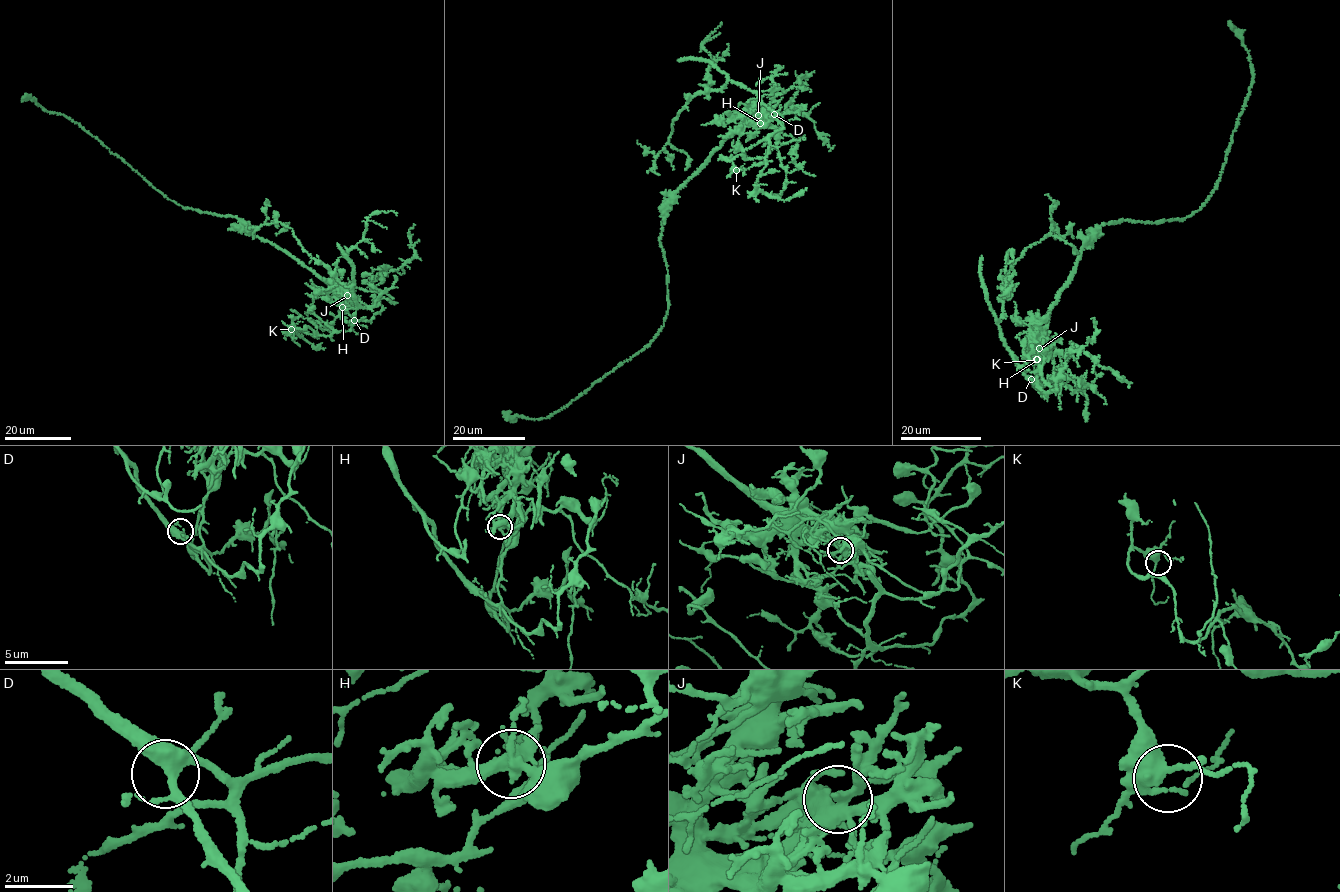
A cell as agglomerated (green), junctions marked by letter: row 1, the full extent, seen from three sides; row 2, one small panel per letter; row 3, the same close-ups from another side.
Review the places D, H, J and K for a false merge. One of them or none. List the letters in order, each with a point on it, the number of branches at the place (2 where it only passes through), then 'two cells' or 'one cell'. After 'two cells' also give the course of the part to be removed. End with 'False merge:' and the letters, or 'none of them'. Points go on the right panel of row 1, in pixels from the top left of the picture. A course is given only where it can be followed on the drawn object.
D: at (1031, 379); 5 branches meet; one cell
H: at (1037, 359); 5 branches meet; two cells; foreign part runs (1037, 359), (1052, 306), (1098, 226), (1191, 216), (1216, 188), (1253, 75), (1229, 22)
J: at (1039, 348); 5 branches meet; one cell
K: at (1036, 359); 4 branches meet; one cell
False merge: H

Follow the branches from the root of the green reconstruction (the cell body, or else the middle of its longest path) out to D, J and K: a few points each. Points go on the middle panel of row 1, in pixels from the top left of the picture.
D: (678, 187), (701, 168), (724, 138), (742, 125), (765, 123), (781, 116), (774, 114)
J: (678, 187), (701, 168), (724, 138), (758, 115)
K: (678, 187), (724, 138), (780, 114), (782, 130), (770, 134), (766, 156), (736, 156), (736, 170)

